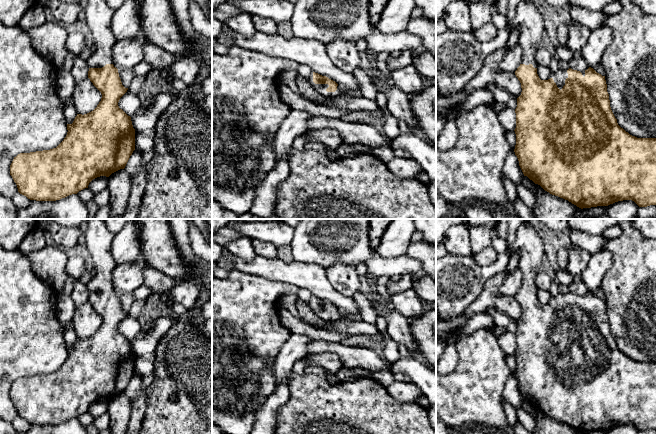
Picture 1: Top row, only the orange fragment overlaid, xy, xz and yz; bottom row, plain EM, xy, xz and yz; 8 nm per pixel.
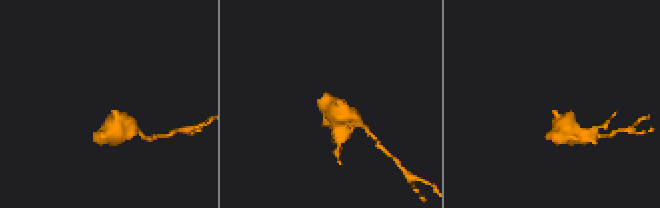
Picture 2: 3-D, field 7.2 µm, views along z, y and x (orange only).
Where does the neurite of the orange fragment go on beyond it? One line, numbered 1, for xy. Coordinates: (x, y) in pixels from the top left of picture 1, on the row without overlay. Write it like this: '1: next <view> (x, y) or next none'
1: next xy (98, 238)

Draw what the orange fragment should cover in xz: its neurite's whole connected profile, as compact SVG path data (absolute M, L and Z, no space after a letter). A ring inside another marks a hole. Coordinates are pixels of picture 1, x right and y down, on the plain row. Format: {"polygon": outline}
{"polygon": "M315 296L311 297L308 305L313 310L313 312L321 319L334 321L343 316L340 310L335 305Z"}

